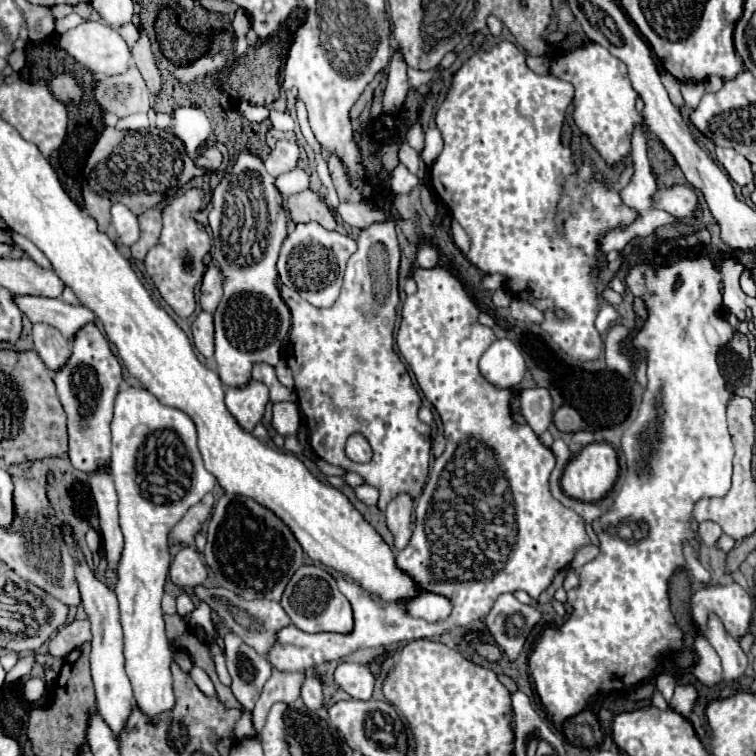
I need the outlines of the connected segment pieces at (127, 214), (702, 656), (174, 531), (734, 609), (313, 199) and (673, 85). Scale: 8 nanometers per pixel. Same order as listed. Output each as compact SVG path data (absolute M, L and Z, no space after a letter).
M122 203L112 207L112 227L116 231L116 245L132 245L138 241L138 221L136 215Z
M698 635L694 641L694 651L698 655L698 663L694 667L694 675L696 679L704 685L704 687L714 687L722 681L722 667L720 667L720 657L718 653L712 649L712 645L708 645L708 639Z
M208 493L200 503L188 509L188 513L170 529L170 543L180 543L180 545L194 545L194 537L200 533L202 525L210 517L214 507L214 497Z
M700 585L690 597L690 611L694 623L704 631L704 621L710 615L720 617L728 633L740 641L752 623L752 597L738 585Z
M312 189L290 195L286 199L286 209L288 209L288 215L292 217L294 223L316 221L326 229L336 229L334 213L328 209L328 205Z
M662 71L662 83L664 83L664 87L666 87L668 95L670 95L670 101L672 101L674 105L682 105L684 99L682 99L682 95L680 95L680 81L678 81L676 77L672 77L670 73Z

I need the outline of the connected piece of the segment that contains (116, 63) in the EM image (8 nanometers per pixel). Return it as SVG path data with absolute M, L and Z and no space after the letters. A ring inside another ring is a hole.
M84 21L78 27L62 33L58 37L58 45L70 55L74 57L78 63L82 63L84 67L96 71L96 73L104 73L104 75L118 75L124 73L130 67L130 51L128 45L124 43L124 39L110 29L108 25L102 25L100 21Z

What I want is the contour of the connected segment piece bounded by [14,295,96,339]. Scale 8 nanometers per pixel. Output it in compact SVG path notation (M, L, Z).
M14 297L18 309L32 323L48 323L56 327L66 339L72 339L74 333L88 321L94 321L94 313L82 305L68 305L60 299L48 297Z

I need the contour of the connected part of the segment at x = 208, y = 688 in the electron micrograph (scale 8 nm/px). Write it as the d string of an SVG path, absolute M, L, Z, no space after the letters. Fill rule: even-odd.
M192 667L190 677L192 677L192 681L198 685L198 689L200 689L202 693L206 693L208 697L214 697L214 695L216 695L214 683L210 681L210 677L208 677L208 673L206 673L204 669L200 669L200 667Z

